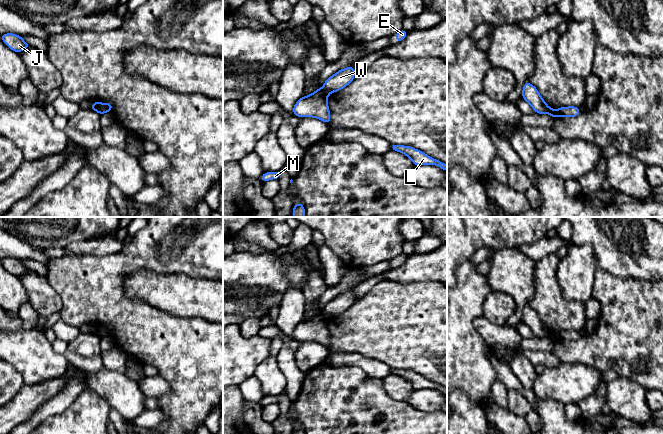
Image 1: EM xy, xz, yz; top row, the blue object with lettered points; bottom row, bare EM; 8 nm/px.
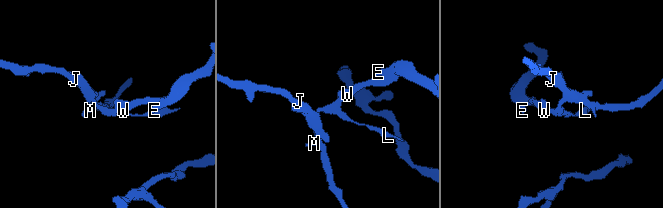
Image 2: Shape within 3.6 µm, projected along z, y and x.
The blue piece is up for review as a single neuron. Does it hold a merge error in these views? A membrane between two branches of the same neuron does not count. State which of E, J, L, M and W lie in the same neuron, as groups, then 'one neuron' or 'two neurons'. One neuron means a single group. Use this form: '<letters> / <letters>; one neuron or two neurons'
E W / J L M; two neurons

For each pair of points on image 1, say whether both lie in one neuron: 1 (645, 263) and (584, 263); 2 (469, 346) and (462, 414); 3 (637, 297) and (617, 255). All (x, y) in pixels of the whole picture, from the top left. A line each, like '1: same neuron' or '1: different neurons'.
1: different neurons
2: different neurons
3: different neurons

